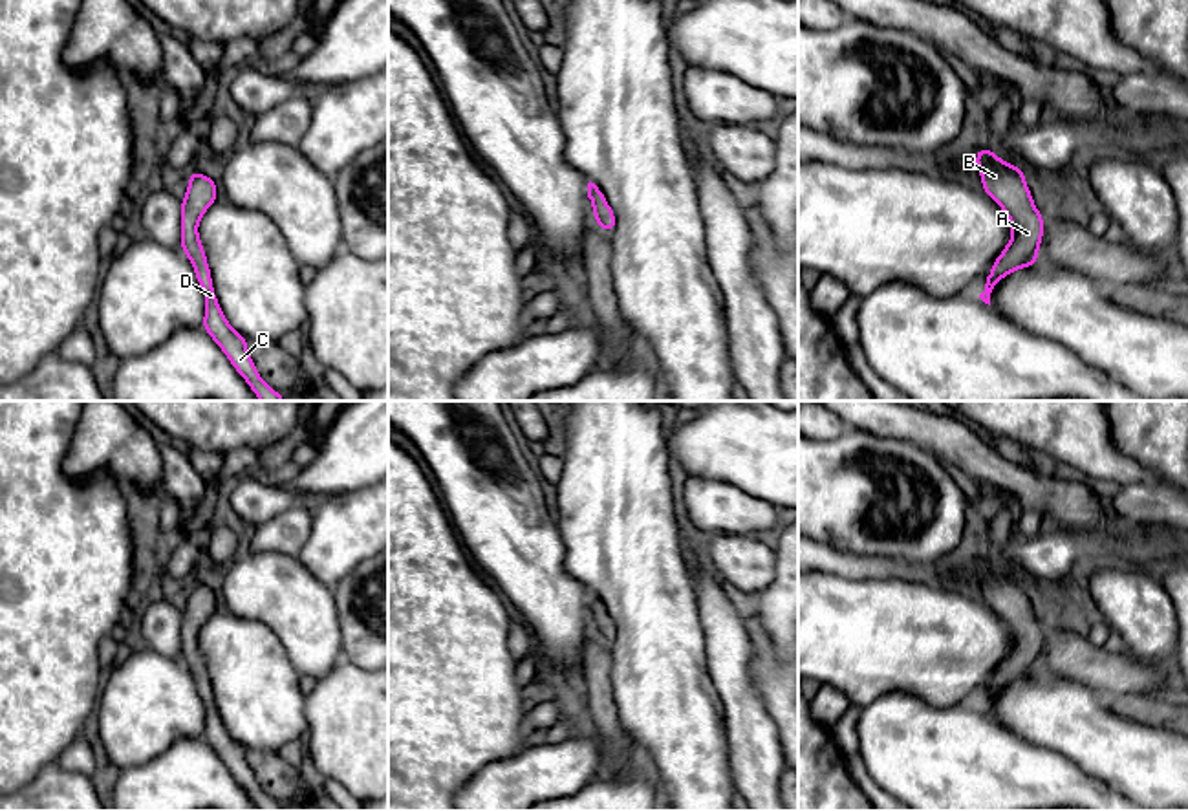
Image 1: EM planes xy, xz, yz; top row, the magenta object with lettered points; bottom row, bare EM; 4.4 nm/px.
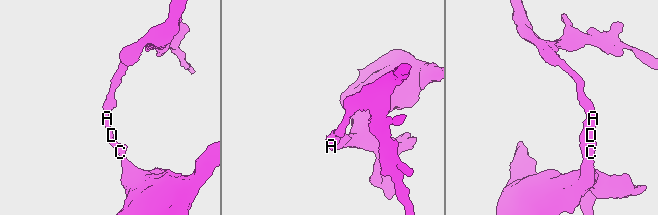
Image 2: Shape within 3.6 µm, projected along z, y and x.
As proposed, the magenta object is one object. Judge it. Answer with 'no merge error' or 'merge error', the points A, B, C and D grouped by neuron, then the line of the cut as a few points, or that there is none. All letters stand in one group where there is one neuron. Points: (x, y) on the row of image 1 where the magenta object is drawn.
no merge error | A B C D | no cut

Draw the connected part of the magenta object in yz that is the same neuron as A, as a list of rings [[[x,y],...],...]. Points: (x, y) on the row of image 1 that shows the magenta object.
[[[992,146],[977,148],[974,157],[983,192],[1001,207],[1012,225],[1010,242],[994,260],[985,291],[979,295],[990,306],[990,293],[1001,278],[1040,260],[1038,247],[1043,238],[1043,216],[1032,201],[1025,183],[1027,174],[1020,167],[998,157]]]

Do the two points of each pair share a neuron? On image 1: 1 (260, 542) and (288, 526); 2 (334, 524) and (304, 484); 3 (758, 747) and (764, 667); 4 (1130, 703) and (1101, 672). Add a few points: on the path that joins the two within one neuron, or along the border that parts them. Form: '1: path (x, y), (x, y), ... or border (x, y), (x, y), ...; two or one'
1: path (268, 537), (280, 533); one
2: border (359, 489), (324, 495), (312, 504); two
3: border (753, 656), (753, 685), (778, 735); two
4: border (1165, 694), (1101, 696); two

